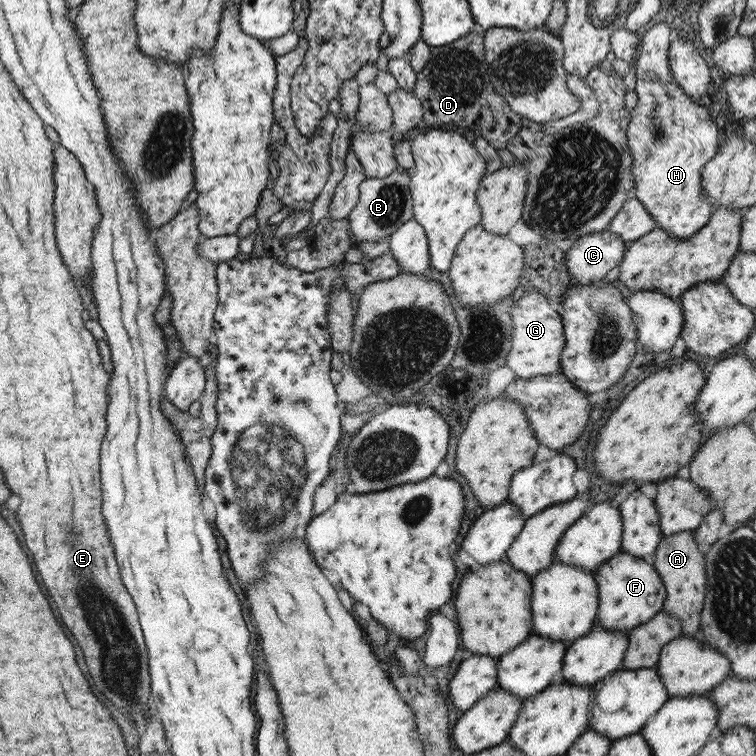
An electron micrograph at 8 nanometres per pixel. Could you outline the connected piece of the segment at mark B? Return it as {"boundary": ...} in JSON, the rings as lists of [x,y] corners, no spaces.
{"boundary":[[[397,166],[385,178],[363,179],[359,184],[358,201],[347,216],[349,232],[357,245],[367,241],[378,241],[395,232],[401,224],[412,217],[412,200],[408,187],[410,171]]]}

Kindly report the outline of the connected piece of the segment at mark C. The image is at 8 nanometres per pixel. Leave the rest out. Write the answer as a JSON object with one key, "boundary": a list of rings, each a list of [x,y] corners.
{"boundary":[[[607,230],[577,237],[565,256],[570,282],[581,286],[601,282],[609,270],[621,263],[626,248],[619,235]]]}

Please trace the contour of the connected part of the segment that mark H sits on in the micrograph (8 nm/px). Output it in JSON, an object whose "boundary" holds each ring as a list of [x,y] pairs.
{"boundary":[[[664,14],[638,40],[636,58],[632,62],[635,68],[634,92],[637,101],[633,109],[629,110],[630,119],[625,136],[632,156],[630,173],[634,180],[634,197],[645,207],[657,227],[683,240],[707,223],[714,211],[712,204],[702,195],[701,171],[703,165],[718,151],[719,137],[717,126],[709,116],[707,107],[684,93],[671,75],[667,61],[669,45],[669,19]]]}

